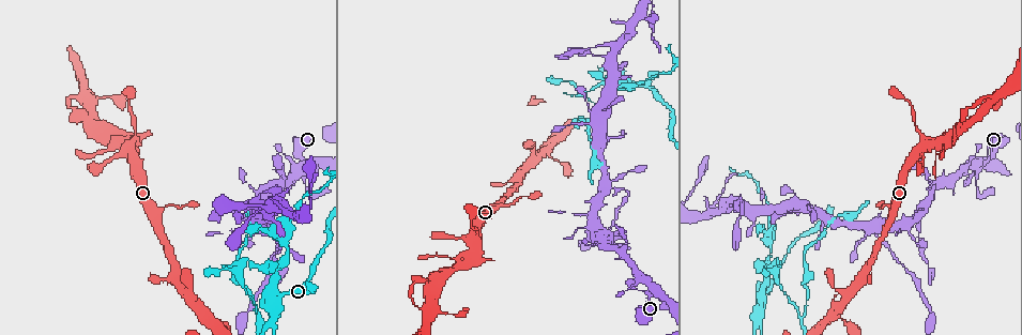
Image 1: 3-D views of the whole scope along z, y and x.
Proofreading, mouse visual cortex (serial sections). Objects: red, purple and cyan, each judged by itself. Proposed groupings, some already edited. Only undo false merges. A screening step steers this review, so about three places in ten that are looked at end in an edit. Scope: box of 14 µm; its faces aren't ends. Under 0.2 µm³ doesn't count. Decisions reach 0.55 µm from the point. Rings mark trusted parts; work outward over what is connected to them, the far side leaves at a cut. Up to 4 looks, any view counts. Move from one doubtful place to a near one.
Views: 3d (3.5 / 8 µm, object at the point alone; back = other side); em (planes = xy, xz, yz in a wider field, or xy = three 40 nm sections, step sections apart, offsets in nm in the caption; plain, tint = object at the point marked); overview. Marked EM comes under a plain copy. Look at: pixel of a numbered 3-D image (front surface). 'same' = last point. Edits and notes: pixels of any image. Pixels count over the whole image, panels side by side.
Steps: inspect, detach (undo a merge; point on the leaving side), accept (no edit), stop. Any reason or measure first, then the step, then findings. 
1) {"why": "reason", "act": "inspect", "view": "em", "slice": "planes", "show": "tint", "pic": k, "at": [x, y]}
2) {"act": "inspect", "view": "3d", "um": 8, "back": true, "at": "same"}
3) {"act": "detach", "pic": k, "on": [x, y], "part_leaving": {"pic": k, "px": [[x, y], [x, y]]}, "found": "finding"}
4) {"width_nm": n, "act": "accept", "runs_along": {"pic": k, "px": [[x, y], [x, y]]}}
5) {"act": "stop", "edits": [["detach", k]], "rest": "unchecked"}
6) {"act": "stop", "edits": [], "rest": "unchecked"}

{"why": "branch point", "act": "inspect", "view": "3d", "um": 3.5, "back": true, "pic": 1, "at": [607, 186]}

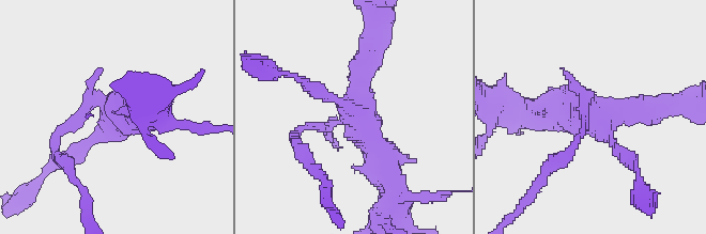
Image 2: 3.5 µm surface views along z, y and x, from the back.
{"why": "now the EM", "act": "inspect", "view": "em", "slice": "xy", "step": 2, "show": "tint", "pic": 2, "at": [361, 115]}

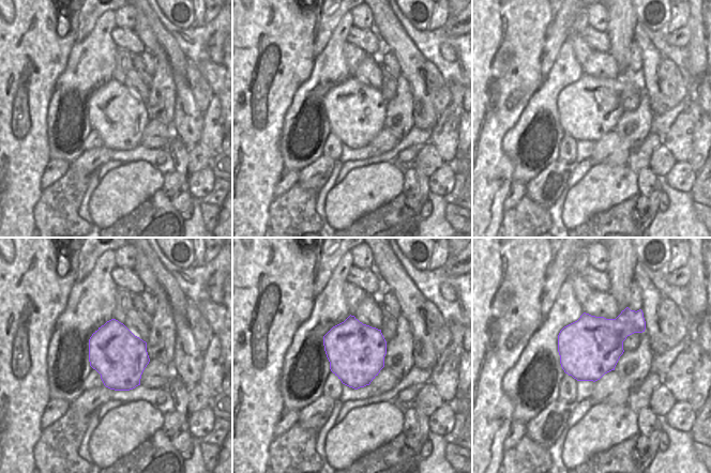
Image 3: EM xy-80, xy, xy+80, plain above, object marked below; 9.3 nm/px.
{"act": "accept", "runs_along": {"pic": 2, "px": [[388, 175], [359, 114], [369, 46]]}, "found": "all the same cell"}

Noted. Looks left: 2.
{"why": "abrupt turn", "act": "inspect", "view": "3d", "um": 3.5, "back": true, "pic": 1, "at": [475, 257]}

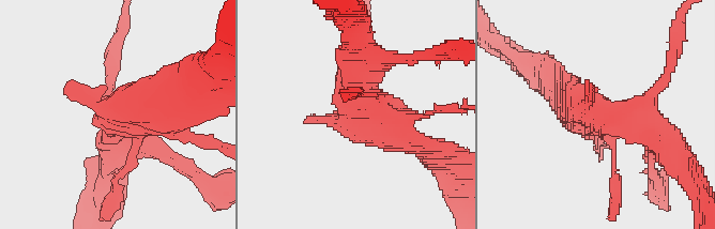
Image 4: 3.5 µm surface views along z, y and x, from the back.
{"why": "now the EM", "act": "inspect", "view": "em", "slice": "planes", "show": "tint", "pic": 4, "at": [591, 114]}

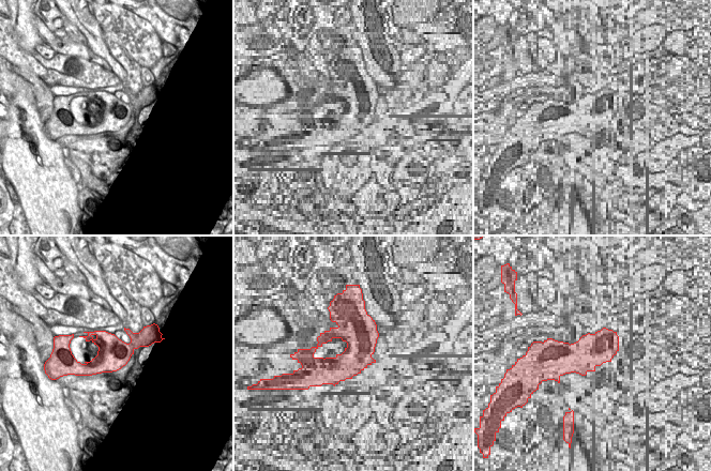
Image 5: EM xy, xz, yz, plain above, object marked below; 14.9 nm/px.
{"act": "accept", "runs_along": {"pic": 4, "px": [[361, 51], [351, 115], [407, 142]]}, "found": "continuous, no second cell"}

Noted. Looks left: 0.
{"act": "stop", "edits": [], "rest": "unchecked"}

